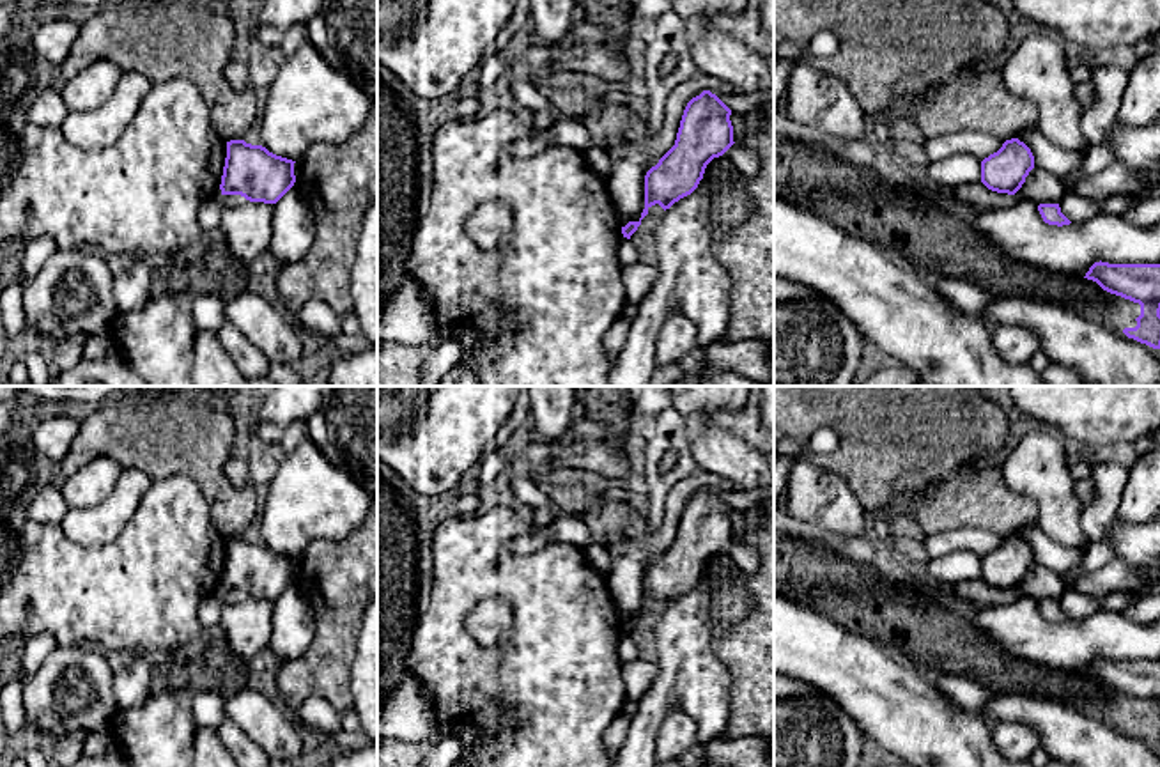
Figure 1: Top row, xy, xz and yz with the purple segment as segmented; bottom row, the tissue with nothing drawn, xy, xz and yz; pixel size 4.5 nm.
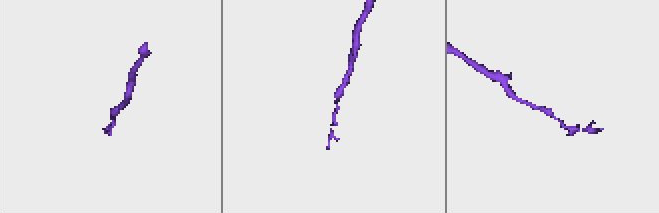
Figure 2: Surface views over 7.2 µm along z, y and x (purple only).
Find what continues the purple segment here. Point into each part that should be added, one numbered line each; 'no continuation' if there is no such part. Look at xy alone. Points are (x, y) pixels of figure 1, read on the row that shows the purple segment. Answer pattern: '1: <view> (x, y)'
no continuation

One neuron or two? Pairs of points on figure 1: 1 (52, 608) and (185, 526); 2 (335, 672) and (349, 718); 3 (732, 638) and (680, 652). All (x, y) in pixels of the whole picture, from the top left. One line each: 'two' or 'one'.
1: one
2: two
3: two

